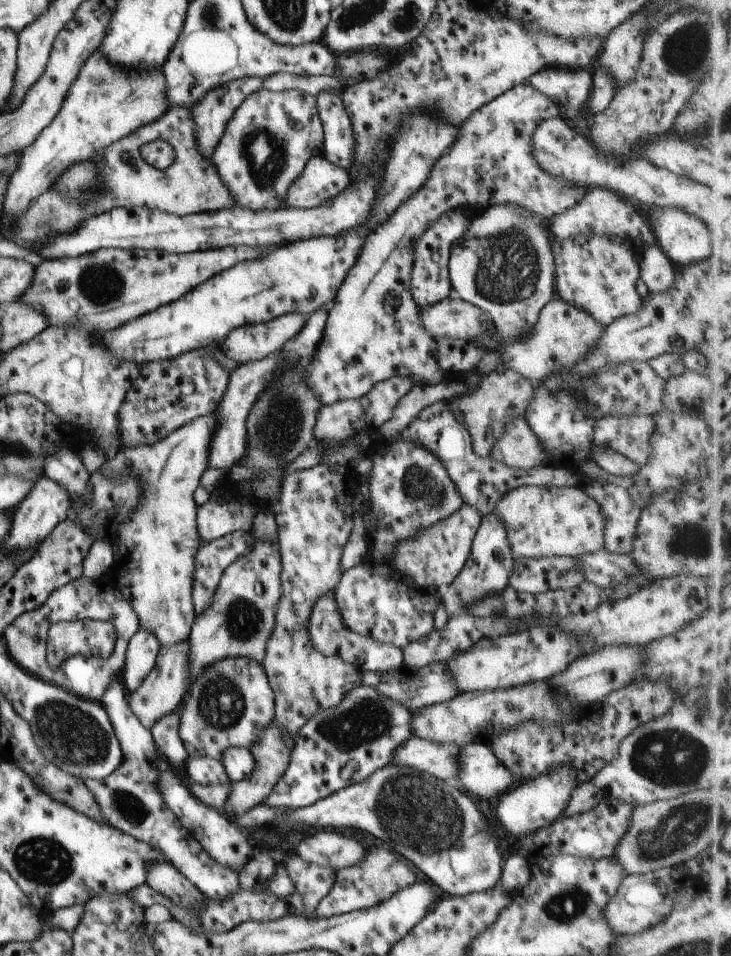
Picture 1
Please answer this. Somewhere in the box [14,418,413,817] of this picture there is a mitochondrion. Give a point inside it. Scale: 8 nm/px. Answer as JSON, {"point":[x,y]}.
{"point":[66,732]}

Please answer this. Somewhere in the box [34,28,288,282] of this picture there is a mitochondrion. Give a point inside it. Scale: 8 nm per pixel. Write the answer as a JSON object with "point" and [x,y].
{"point":[97,82]}

